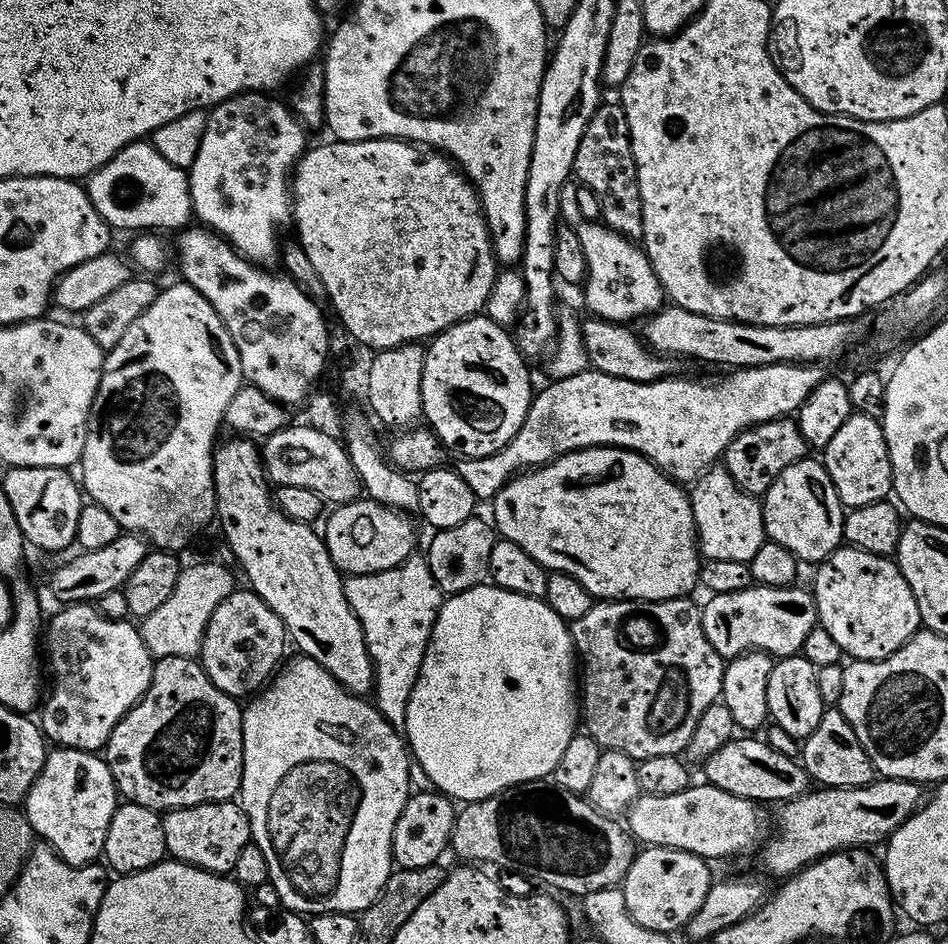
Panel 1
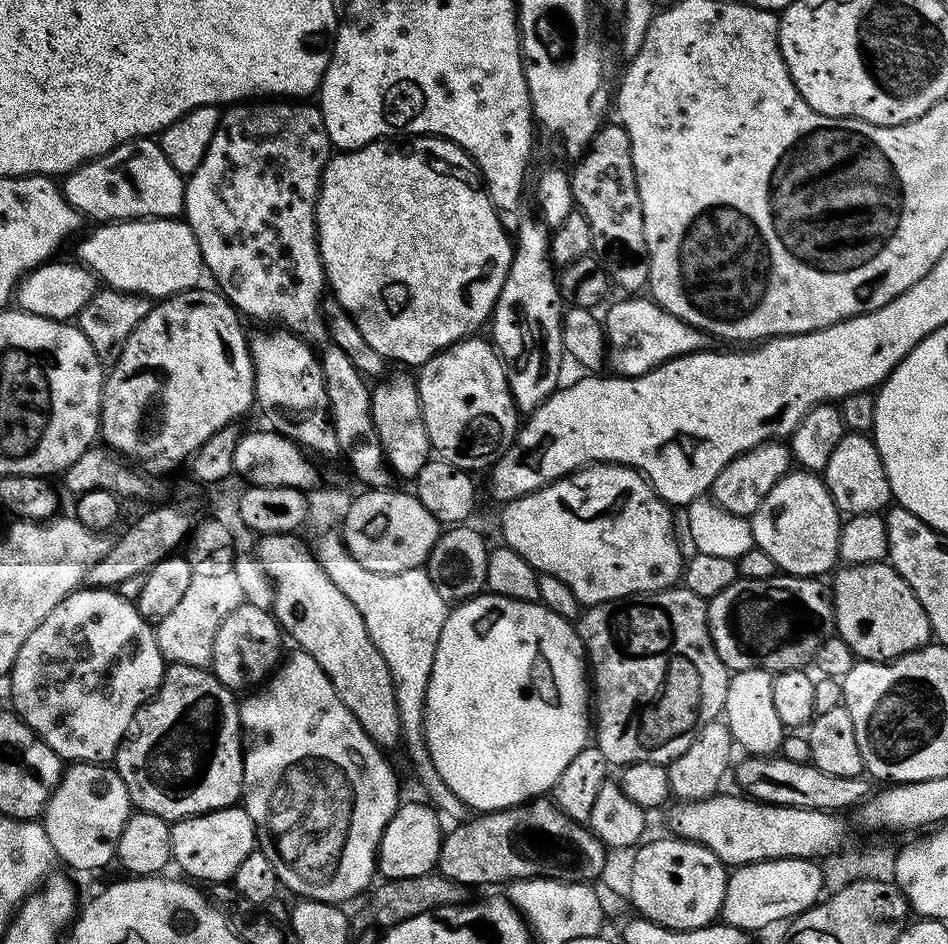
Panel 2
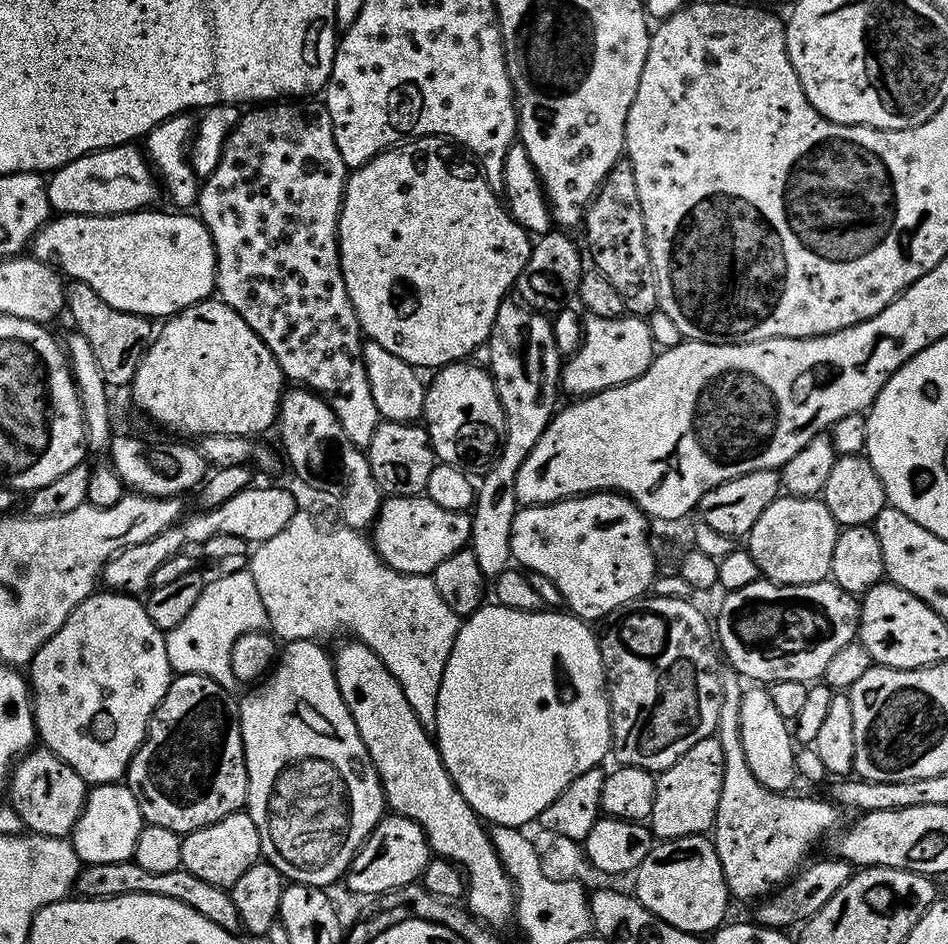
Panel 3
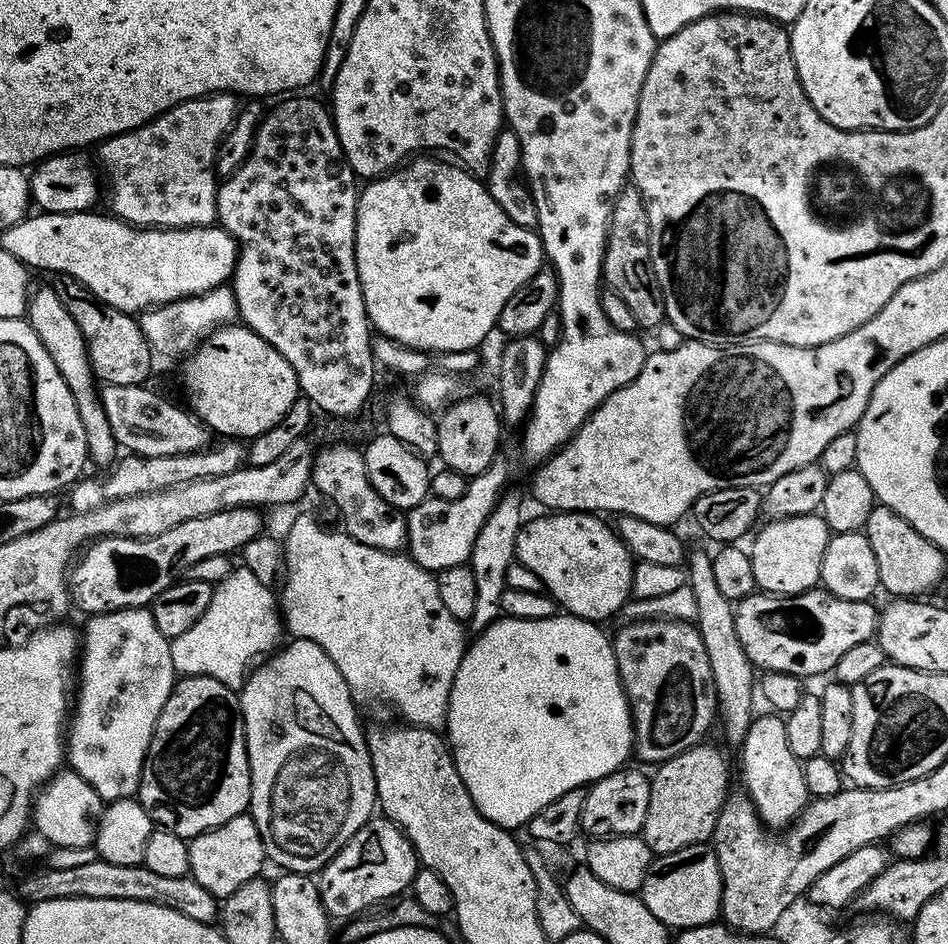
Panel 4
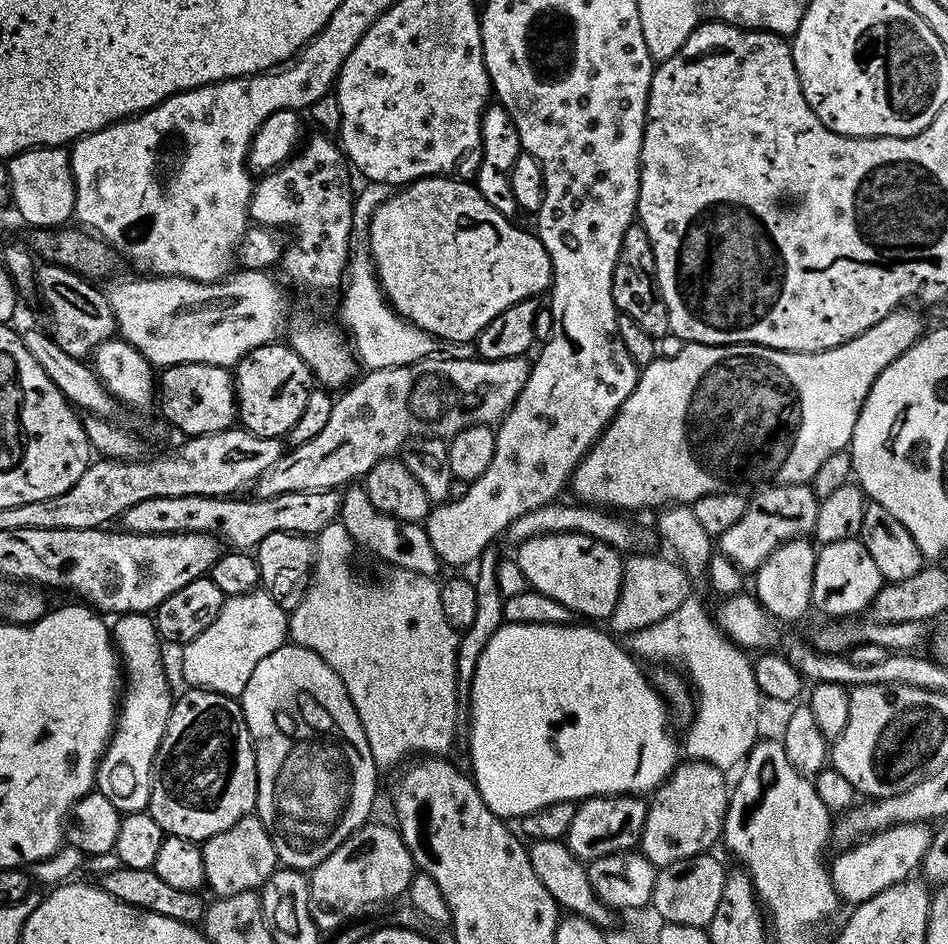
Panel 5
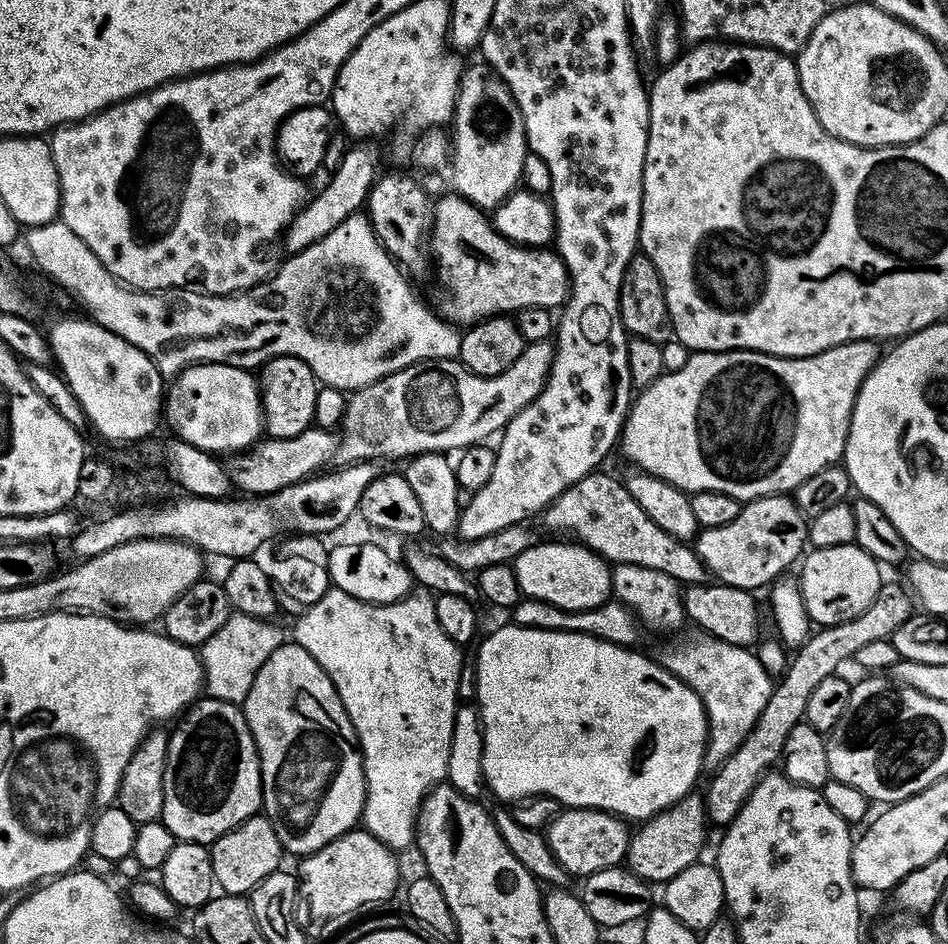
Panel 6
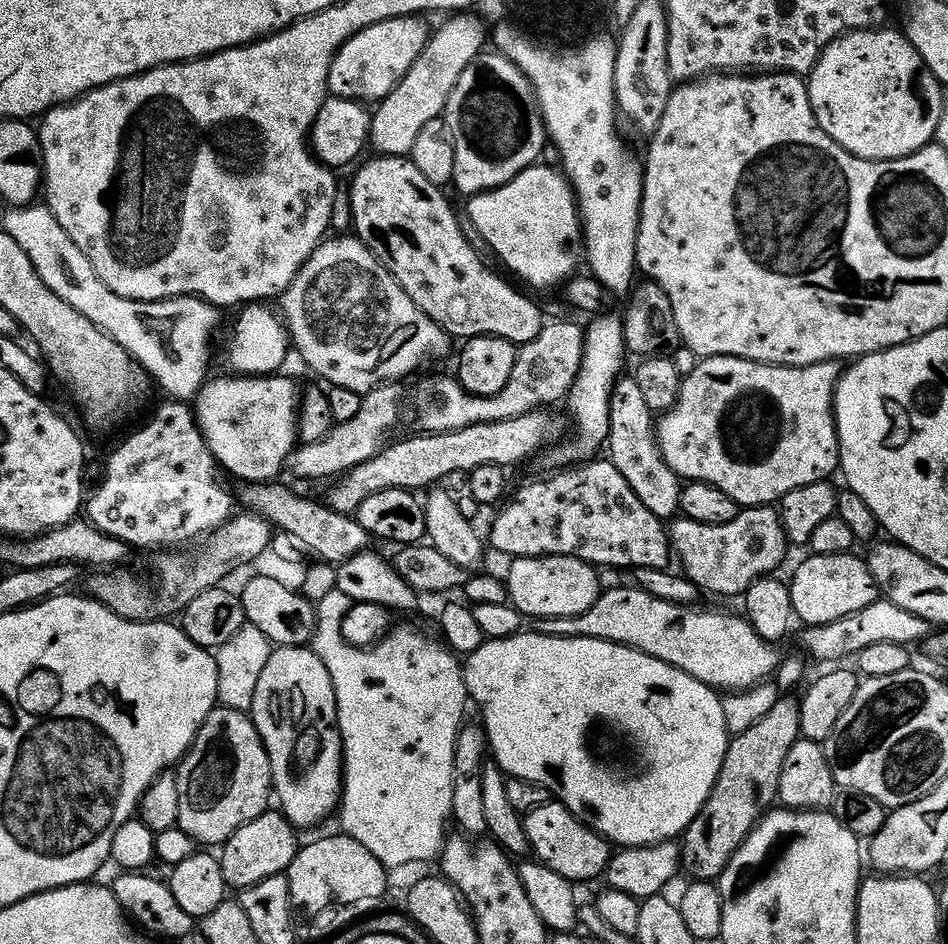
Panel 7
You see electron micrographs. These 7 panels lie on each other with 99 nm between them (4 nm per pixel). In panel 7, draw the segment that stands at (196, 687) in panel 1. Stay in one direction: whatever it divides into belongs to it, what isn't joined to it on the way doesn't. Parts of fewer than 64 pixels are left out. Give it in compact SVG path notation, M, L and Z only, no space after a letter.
M217 706L206 714L192 745L175 765L174 775L178 786L177 825L204 846L223 845L238 826L269 811L274 796L270 758L262 738L251 715L233 708Z

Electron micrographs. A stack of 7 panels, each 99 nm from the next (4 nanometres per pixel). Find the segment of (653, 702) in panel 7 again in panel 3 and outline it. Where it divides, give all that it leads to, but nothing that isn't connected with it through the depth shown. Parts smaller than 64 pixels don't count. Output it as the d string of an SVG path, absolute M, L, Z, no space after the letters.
M485 602L480 605L477 612L472 612L461 623L458 634L454 638L454 646L450 650L450 658L446 658L446 670L442 670L442 686L438 686L438 710L436 711L436 723L434 725L434 739L436 747L440 750L440 757L446 766L446 770L450 774L450 778L458 786L458 790L462 794L462 798L466 798L466 802L476 812L476 815L485 821L493 824L505 824L508 827L519 828L520 824L530 822L537 819L542 810L546 810L546 806L550 806L550 802L554 802L554 798L558 798L558 794L562 794L562 790L566 790L566 786L570 786L570 782L574 782L574 778L578 778L578 774L582 774L586 770L597 767L601 763L603 756L609 755L612 746L612 723L610 722L610 714L608 713L608 693L606 691L606 681L604 678L604 663L602 662L602 654L600 653L600 641L597 633L592 632L587 623L581 620L579 616L573 616L564 610L541 610L539 612L523 612L522 610L510 610L506 606L495 602Z

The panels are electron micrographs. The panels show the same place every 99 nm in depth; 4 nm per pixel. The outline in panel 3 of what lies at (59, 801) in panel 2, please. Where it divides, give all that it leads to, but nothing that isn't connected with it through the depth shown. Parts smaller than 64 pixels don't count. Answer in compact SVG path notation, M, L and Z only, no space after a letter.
M127 783L97 784L87 789L84 797L84 808L80 811L80 817L76 819L76 825L72 827L70 833L70 843L84 864L131 860L134 846L138 844L138 834L144 828L145 823L142 810L138 810L138 798L134 798Z

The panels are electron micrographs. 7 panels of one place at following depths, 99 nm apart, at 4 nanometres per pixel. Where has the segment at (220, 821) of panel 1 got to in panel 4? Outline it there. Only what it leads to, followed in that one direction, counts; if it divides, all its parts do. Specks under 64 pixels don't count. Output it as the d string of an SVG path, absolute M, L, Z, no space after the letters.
M248 814L230 818L230 822L222 822L222 826L192 837L188 841L188 849L191 876L198 882L198 886L210 890L210 894L217 898L234 894L242 882L250 882L265 871L264 843L258 834L258 826Z

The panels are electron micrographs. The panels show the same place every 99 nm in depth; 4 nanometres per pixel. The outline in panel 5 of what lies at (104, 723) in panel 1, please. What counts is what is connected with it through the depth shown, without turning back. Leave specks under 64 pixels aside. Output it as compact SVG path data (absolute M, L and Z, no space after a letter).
M126 612L117 615L115 620L116 625L111 625L110 635L122 665L122 695L118 700L118 715L112 736L96 767L94 788L121 814L127 814L145 811L150 802L152 763L170 718L174 691L164 673L165 649L155 619L142 612Z

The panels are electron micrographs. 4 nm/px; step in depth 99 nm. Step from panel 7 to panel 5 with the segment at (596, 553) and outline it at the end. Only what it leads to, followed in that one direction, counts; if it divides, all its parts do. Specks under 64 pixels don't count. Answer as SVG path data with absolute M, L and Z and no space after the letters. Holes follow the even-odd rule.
M811 483L806 484L773 484L759 489L748 500L748 506L729 530L718 538L718 553L708 563L706 582L721 597L737 595L743 588L742 576L737 568L749 572L760 568L762 562L778 547L788 540L801 539L813 533L817 524L819 500L814 494ZM726 557L732 561L728 560Z

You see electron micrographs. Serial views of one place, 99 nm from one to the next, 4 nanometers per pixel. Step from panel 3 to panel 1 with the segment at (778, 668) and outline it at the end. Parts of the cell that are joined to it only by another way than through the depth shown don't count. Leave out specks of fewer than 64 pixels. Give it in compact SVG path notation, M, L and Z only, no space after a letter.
M756 584L734 594L712 594L700 609L702 630L710 638L710 646L725 658L742 656L753 650L766 652L773 658L795 656L801 651L810 634L818 626L816 599L807 587L772 587Z

